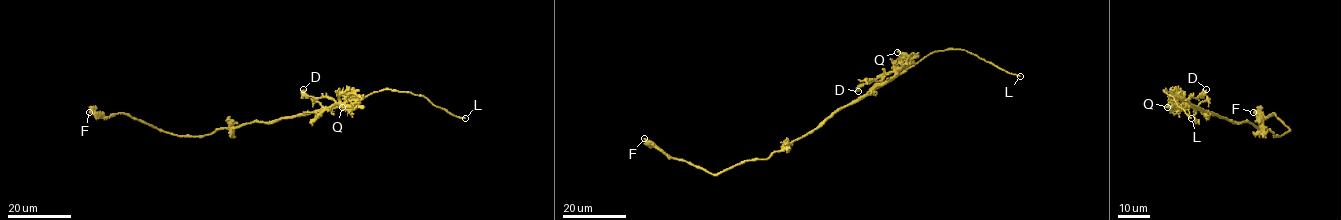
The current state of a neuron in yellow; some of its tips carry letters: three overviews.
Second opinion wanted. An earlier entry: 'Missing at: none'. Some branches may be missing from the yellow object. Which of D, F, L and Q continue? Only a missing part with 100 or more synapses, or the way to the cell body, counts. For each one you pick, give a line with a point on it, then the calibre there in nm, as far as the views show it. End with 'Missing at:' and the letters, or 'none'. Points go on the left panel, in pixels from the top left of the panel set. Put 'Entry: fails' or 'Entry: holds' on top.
Entry: fails
L: (465, 118) | 190 nm
Missing at: L

